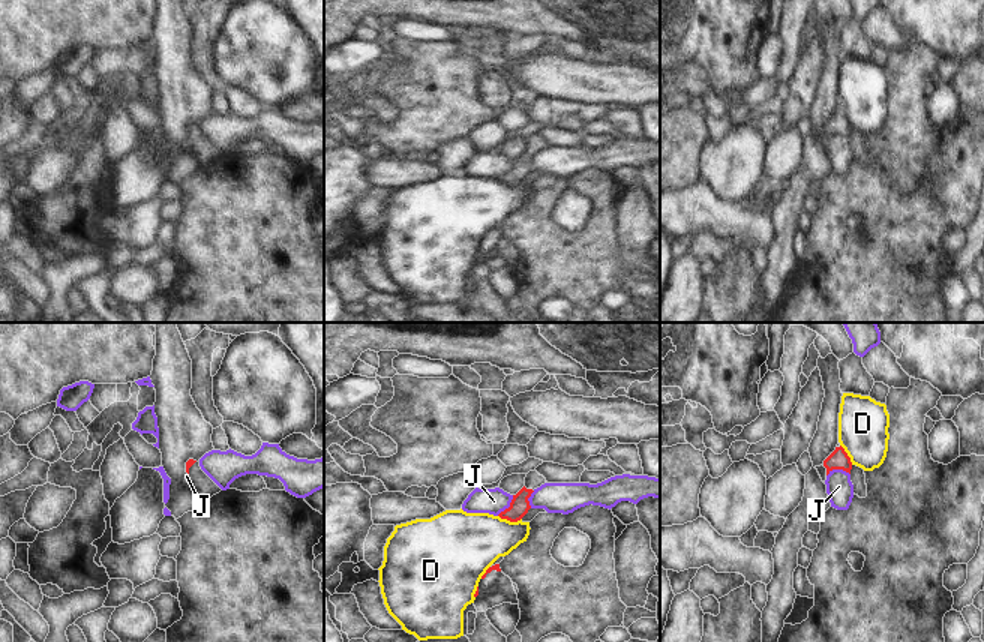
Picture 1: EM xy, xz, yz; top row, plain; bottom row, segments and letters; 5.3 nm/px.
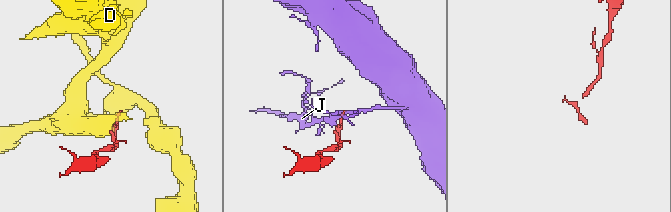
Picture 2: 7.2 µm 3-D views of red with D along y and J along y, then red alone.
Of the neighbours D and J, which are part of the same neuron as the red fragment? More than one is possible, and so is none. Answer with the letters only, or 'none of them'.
none of them

